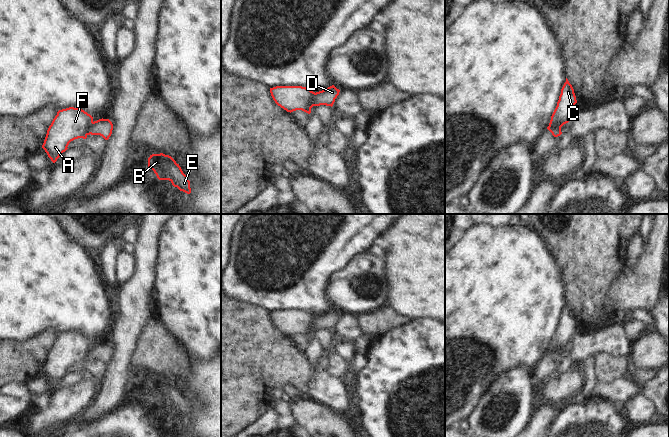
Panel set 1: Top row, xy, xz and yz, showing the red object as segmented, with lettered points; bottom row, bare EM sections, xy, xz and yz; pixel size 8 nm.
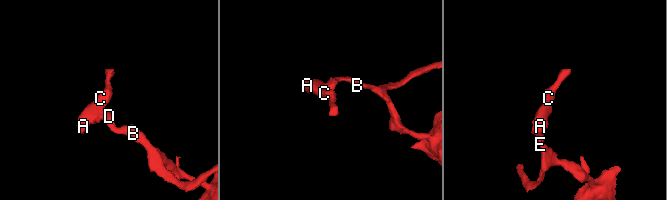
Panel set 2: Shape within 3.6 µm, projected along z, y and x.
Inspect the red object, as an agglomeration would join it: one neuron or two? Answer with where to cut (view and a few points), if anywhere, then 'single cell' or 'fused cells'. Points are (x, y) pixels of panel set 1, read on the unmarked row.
cut in xz along (315, 317), (311, 324), (312, 330); fused cells

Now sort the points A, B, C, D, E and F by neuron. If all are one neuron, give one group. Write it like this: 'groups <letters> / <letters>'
groups A C F / B D E

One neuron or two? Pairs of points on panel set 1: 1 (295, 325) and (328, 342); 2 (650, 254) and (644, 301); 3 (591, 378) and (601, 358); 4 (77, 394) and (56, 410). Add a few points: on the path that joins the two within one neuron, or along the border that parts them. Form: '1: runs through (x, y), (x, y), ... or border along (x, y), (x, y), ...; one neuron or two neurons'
1: runs through (303, 327), (310, 333), (320, 335); one neuron
2: runs through (650, 266), (644, 278), (644, 289); one neuron
3: border along (594, 356), (595, 373), (599, 380); two neurons
4: runs through (72, 399), (61, 407); one neuron

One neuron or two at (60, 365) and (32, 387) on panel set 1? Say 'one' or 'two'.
two

